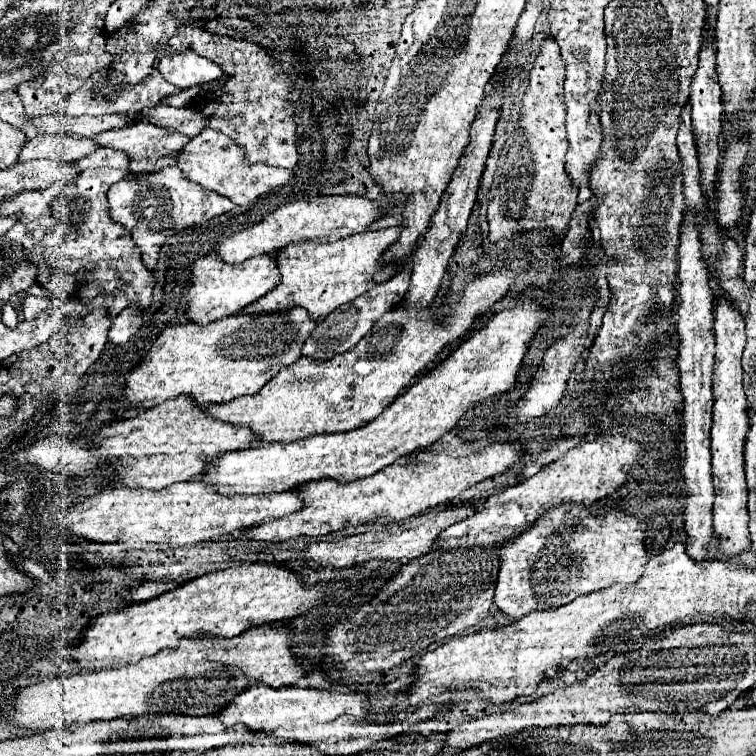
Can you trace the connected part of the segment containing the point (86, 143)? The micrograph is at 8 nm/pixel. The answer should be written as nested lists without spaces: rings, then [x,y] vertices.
[[[38,135],[24,141],[24,147],[18,155],[18,163],[32,159],[54,159],[64,163],[74,163],[76,159],[92,153],[94,141],[86,137],[70,137],[70,135]]]

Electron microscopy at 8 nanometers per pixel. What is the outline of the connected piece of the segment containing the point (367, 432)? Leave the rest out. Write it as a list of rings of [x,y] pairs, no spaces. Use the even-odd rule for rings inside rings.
[[[524,303],[510,311],[502,311],[490,323],[472,333],[440,367],[424,375],[416,385],[408,387],[382,415],[350,433],[330,433],[308,437],[308,441],[294,441],[290,445],[260,445],[246,451],[228,451],[214,459],[202,481],[214,487],[216,493],[232,497],[238,493],[282,493],[296,489],[308,481],[336,479],[340,483],[362,479],[380,471],[400,457],[432,445],[444,433],[452,431],[458,419],[478,401],[508,393],[514,387],[516,373],[524,353],[536,331],[548,323],[548,311],[538,303]]]

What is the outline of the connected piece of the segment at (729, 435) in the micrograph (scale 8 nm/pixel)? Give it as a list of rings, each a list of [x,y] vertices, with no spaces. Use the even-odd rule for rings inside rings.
[[[716,297],[714,309],[714,337],[716,337],[716,359],[714,359],[714,417],[712,417],[712,477],[716,487],[714,499],[714,533],[718,537],[718,559],[730,561],[744,553],[750,545],[748,533],[748,489],[742,465],[742,445],[748,429],[748,401],[742,389],[742,365],[740,357],[746,345],[744,319],[730,299]]]

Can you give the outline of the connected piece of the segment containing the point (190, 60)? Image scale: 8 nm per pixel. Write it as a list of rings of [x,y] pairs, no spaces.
[[[193,51],[164,57],[158,65],[158,71],[167,82],[178,85],[182,89],[200,83],[210,83],[222,75],[222,69],[218,65],[196,55]]]

